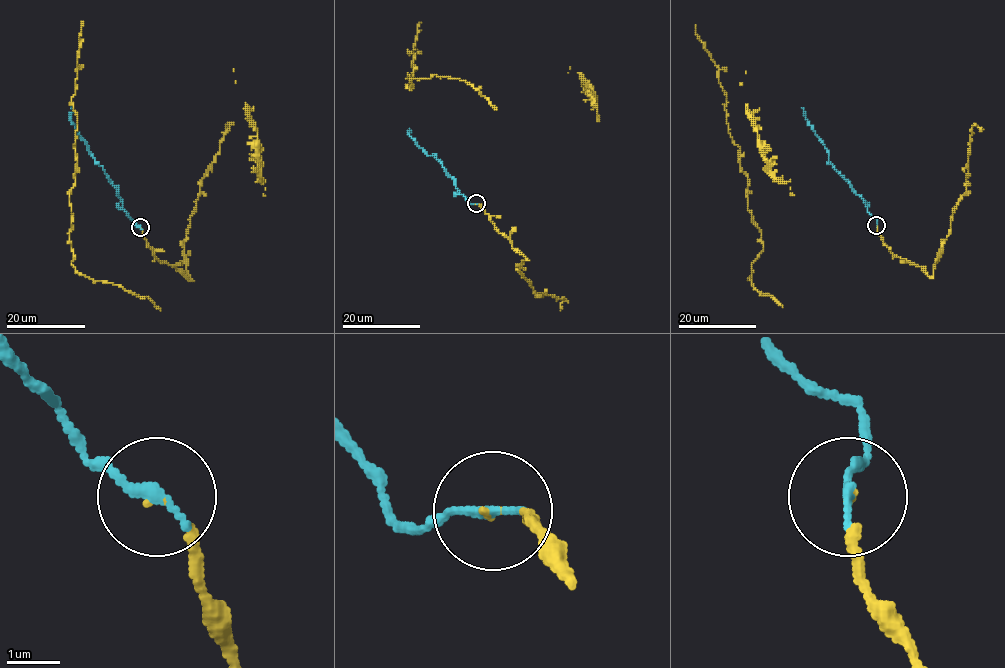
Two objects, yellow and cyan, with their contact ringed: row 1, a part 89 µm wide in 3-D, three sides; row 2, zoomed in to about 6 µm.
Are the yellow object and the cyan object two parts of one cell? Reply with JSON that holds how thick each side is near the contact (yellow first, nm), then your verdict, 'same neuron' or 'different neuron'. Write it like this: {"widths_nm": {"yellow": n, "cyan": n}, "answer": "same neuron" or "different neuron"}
{"widths_nm": {"yellow": 80, "cyan": 240}, "answer": "same neuron"}

